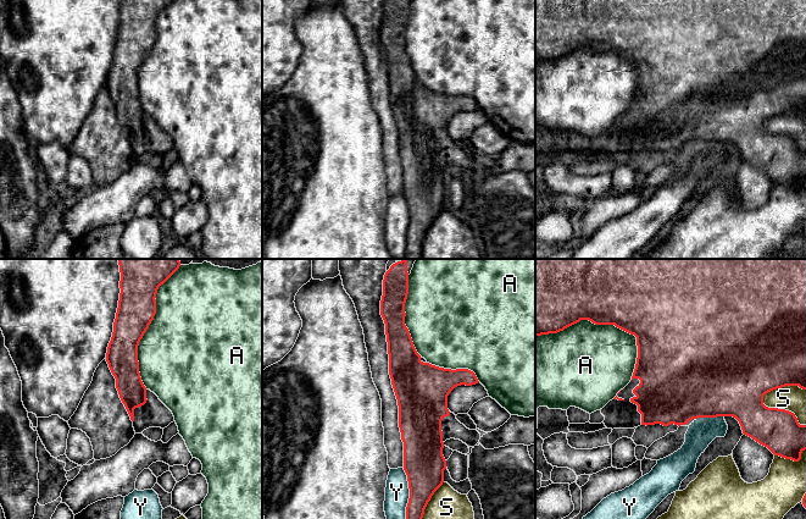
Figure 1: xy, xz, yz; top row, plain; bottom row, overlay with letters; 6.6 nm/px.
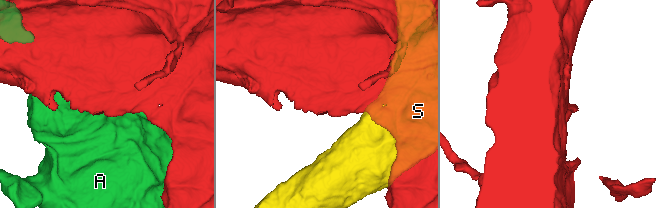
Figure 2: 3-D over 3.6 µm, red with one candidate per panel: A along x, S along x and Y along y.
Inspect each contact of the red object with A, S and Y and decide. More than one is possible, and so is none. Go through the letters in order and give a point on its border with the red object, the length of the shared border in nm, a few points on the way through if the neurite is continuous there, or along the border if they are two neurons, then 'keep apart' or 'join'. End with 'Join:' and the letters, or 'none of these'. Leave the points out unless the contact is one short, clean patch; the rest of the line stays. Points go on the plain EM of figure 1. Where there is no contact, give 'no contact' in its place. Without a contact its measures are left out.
A: meets red in yz at (606, 50); contact 700 nm long; keep apart
S: meets red in yz at (783, 136); contact 340 nm long; keep apart
Y: meets red in xz at (409, 226); contact 440 nm long; keep apart
Join: none of these

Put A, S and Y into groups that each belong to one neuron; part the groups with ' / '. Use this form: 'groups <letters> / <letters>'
groups A / S / Y

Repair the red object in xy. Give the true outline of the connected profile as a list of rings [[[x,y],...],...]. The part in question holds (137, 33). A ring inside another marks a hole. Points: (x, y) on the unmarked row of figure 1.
[[[121,0],[119,27],[113,49],[113,59],[107,73],[106,88],[116,105],[116,115],[124,131],[135,160],[149,154],[167,154],[174,148],[172,138],[148,116],[140,104],[138,72],[156,40],[156,20],[173,0]]]

